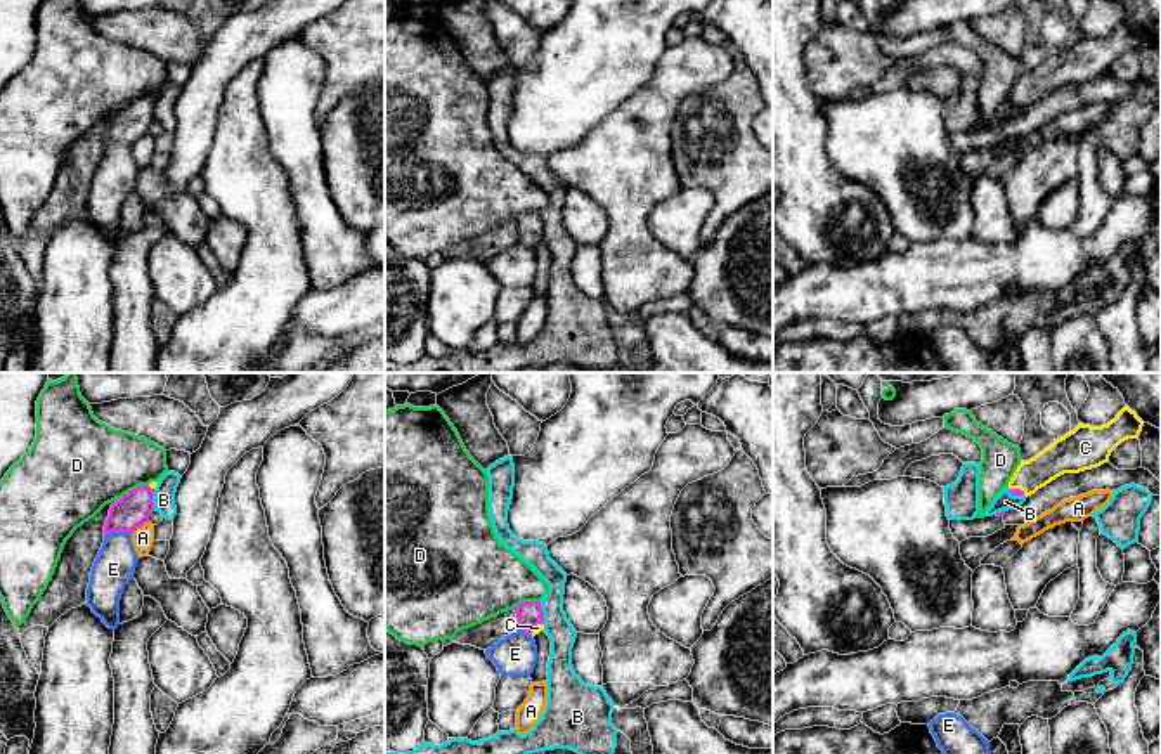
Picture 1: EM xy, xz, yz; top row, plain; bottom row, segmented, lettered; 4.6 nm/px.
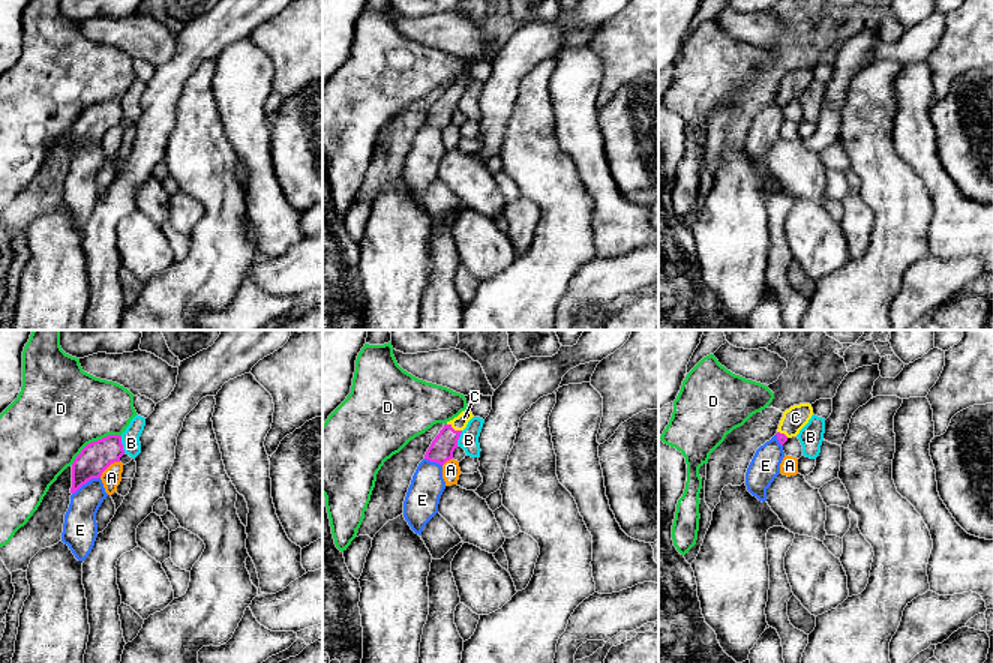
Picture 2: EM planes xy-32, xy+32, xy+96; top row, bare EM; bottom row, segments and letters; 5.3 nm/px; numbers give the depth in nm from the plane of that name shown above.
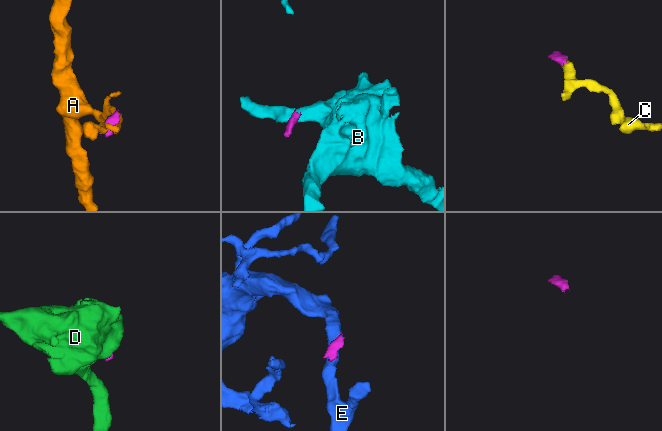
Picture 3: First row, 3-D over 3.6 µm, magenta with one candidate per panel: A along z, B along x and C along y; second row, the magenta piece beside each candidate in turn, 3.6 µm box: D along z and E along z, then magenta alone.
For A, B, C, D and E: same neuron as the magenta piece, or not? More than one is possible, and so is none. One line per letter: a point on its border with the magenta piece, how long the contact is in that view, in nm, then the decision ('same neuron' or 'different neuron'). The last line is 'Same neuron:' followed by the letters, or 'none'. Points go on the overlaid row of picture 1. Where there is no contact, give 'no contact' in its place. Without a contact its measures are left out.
A: contact xy (139, 526); length 100 nm; different neuron
B: contact xy (151, 500); length 100 nm; different neuron
C: contact xz (534, 626); length 90 nm; same neuron
D: contact xy (134, 489); length 150 nm; different neuron
E: contact xy (116, 531); length 130 nm; different neuron
Same neuron: C

